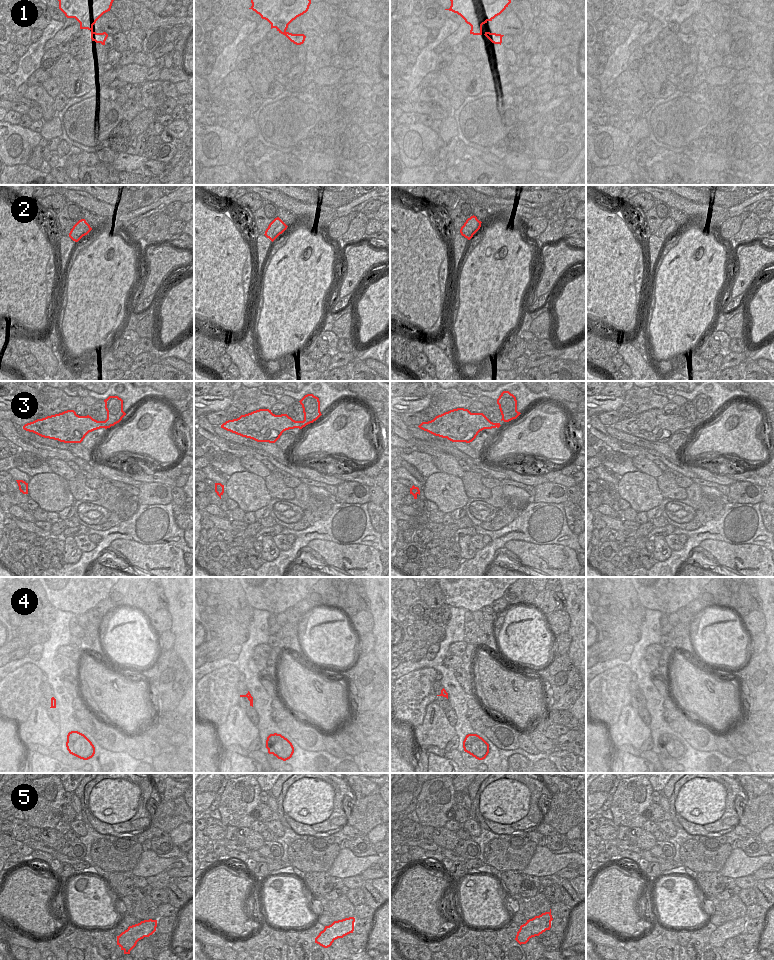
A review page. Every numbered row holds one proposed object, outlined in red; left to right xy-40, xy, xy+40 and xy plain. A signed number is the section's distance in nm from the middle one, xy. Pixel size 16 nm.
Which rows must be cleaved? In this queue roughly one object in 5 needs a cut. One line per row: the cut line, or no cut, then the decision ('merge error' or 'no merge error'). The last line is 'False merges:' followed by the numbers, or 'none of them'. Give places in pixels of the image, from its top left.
1: no cut | no merge error
2: no cut | no merge error
3: xy (304, 417), (310, 418), (313, 421) | merge error
4: no cut | no merge error
5: no cut | no merge error
False merges: 3

